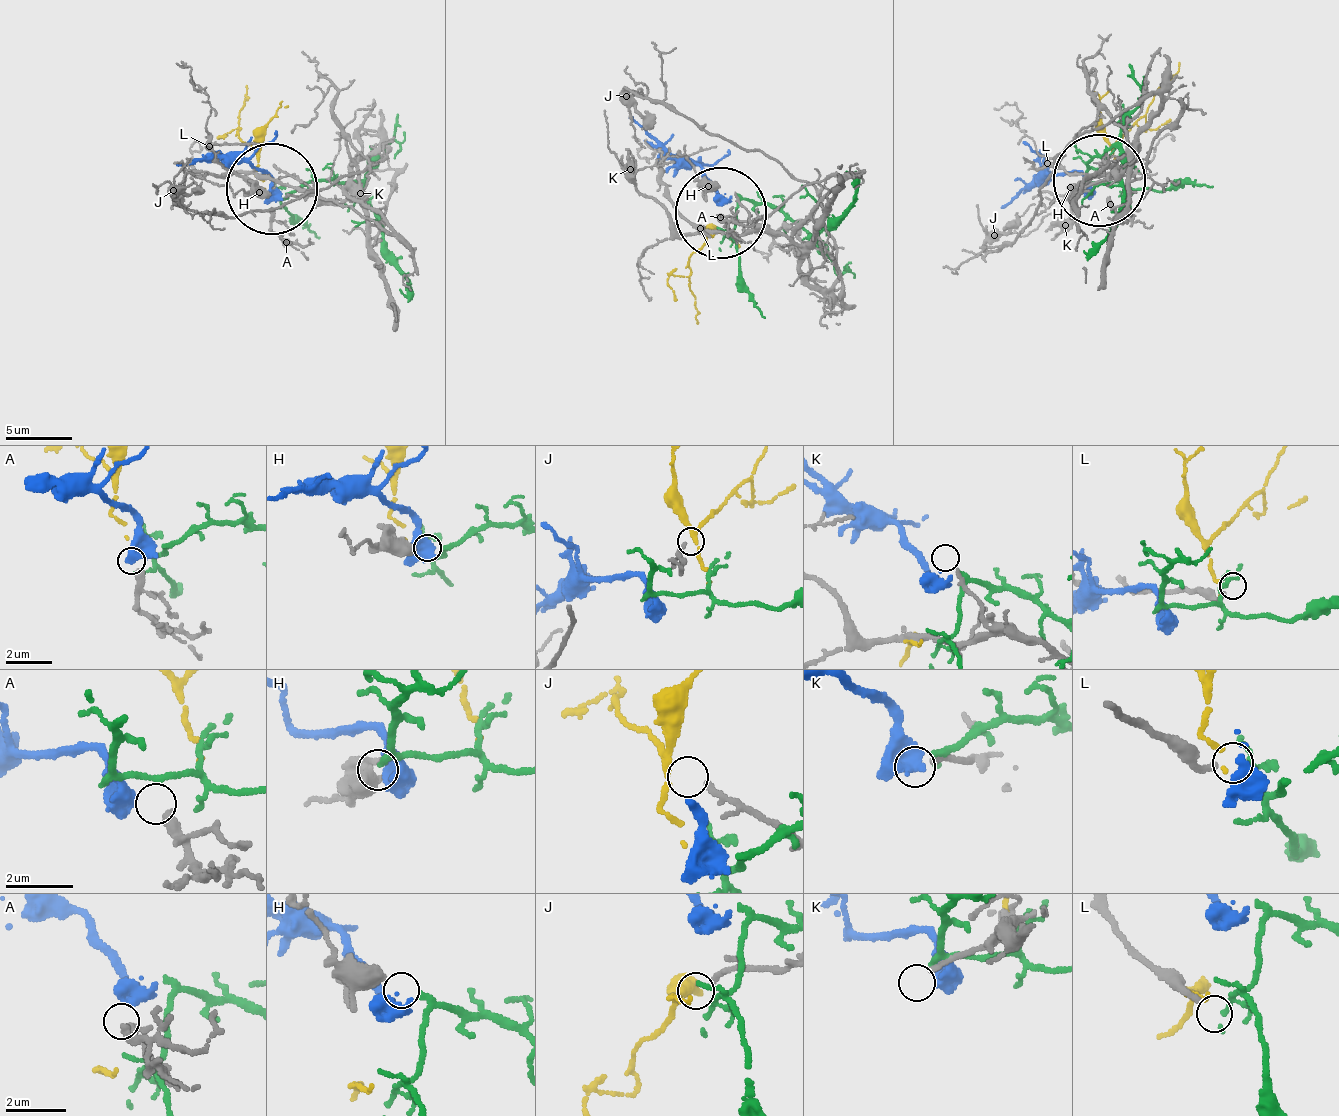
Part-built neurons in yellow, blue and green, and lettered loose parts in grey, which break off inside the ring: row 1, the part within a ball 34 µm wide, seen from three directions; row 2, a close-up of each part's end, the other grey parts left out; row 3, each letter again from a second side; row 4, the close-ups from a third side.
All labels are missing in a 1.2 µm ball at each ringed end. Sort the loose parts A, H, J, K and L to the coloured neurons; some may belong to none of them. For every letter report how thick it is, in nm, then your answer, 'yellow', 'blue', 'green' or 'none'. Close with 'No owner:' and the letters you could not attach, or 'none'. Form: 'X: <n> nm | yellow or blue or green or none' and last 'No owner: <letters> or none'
A: 240 nm | none
H: 360 nm | green
J: 160 nm | yellow
K: 160 nm | none
L: 190 nm | none
No owner: A, K, L

